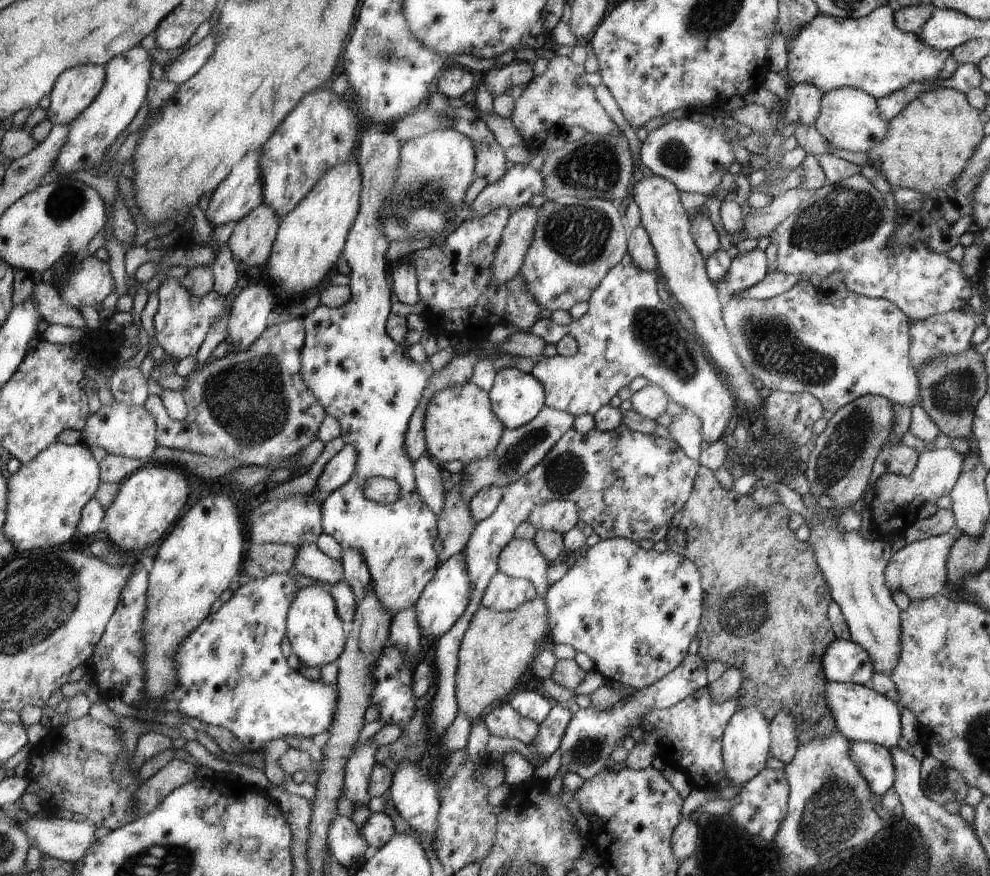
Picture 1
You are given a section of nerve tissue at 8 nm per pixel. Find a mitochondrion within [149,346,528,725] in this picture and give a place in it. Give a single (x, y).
(248, 399)

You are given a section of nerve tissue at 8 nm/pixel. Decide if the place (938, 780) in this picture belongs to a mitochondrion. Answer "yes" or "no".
yes

